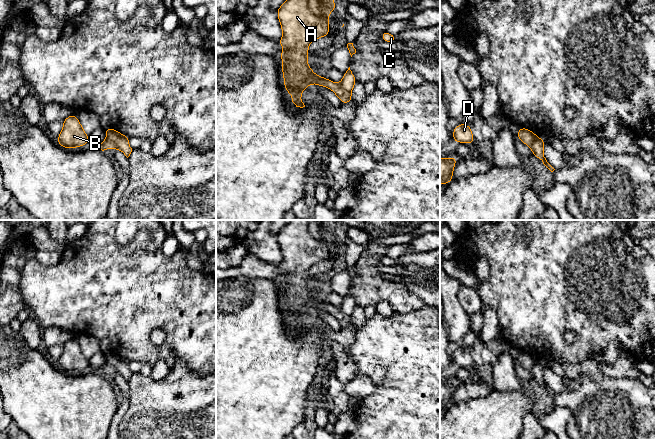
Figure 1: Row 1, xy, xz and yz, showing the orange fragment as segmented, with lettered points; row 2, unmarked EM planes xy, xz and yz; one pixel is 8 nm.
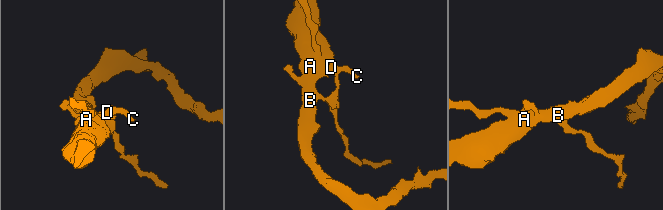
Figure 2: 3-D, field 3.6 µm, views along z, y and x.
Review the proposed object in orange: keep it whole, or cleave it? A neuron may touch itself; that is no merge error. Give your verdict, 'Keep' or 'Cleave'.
Cleave

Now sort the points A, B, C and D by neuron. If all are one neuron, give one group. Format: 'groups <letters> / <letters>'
groups A B / C D

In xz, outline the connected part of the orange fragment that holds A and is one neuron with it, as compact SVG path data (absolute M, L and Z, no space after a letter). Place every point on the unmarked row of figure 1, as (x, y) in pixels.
M290 220L277 233L283 257L277 267L284 271L279 279L282 282L284 311L292 319L291 327L300 332L305 331L300 323L302 317L311 308L332 314L342 328L352 325L351 316L315 298L307 286L309 269L329 259L329 239L337 232L332 220L323 220L319 229L321 236L316 238L309 231L309 220Z

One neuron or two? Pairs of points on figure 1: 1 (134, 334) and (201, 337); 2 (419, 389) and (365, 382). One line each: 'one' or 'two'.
1: one
2: two

